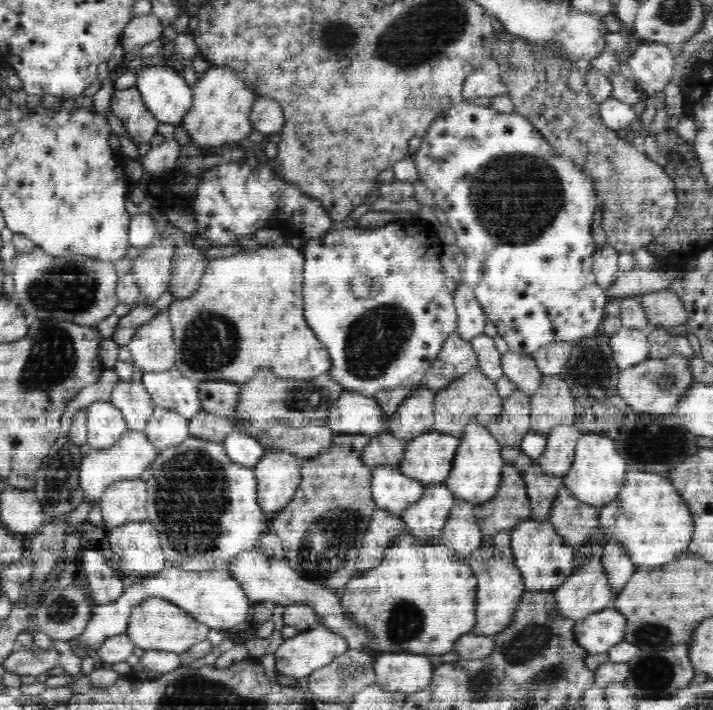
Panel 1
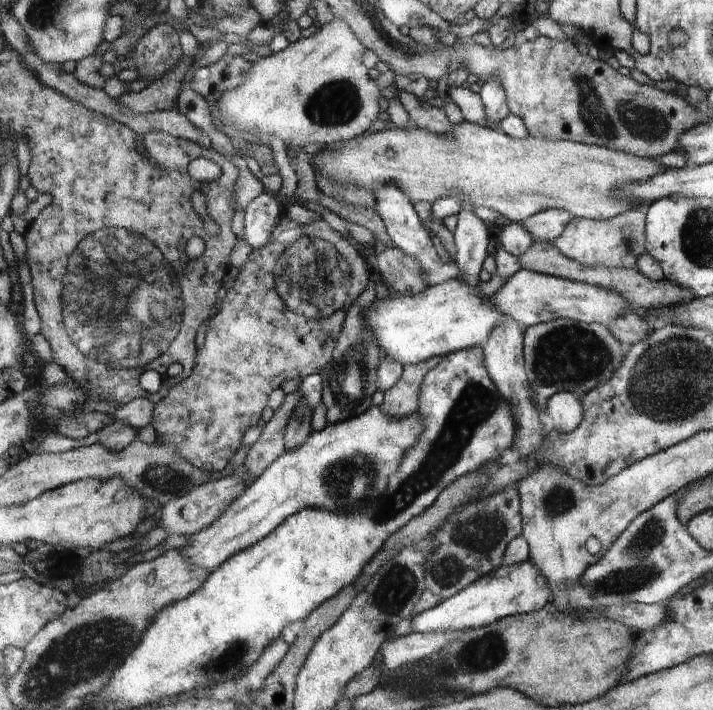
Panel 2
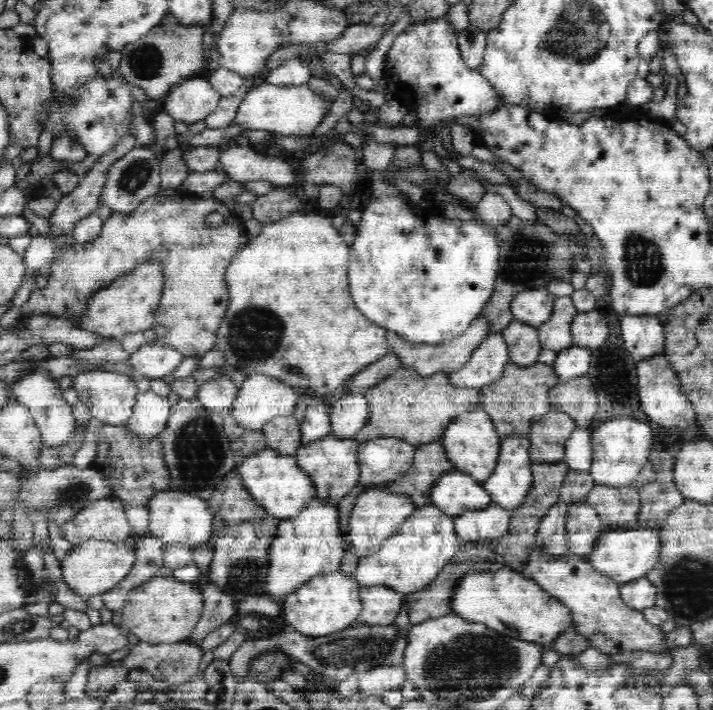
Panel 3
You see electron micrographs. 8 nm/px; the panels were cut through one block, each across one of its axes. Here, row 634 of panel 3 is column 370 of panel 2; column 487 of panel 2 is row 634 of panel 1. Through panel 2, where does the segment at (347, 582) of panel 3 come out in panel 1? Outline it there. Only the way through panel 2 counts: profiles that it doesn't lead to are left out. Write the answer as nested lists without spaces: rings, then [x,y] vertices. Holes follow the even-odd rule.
[[[314,626],[310,630],[299,632],[295,636],[283,640],[275,652],[275,670],[278,674],[293,676],[296,679],[308,677],[314,670],[330,664],[349,649],[346,636],[342,636],[336,631],[330,631],[326,627]]]

